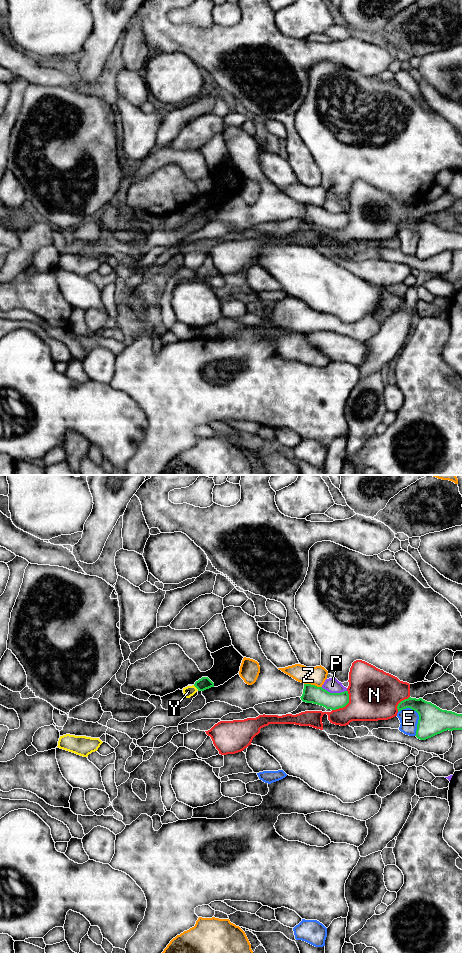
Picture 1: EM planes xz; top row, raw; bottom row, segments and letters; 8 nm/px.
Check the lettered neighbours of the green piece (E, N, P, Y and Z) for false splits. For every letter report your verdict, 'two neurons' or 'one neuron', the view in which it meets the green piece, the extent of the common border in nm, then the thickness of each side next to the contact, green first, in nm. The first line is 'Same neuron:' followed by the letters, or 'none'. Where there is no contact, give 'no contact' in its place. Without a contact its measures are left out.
Same neuron: Y
E: two neurons | xz | 240 nm | 220/150 nm
N: two neurons | xz | 200 nm | 140/400 nm
P: two neurons | xz | 220 nm | 140/120 nm
Y: one neuron | xz | 60 nm | 100/90 nm
Z: two neurons | xz | 150 nm | 140/150 nm

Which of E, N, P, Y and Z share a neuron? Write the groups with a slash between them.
E / N / P / Y / Z

